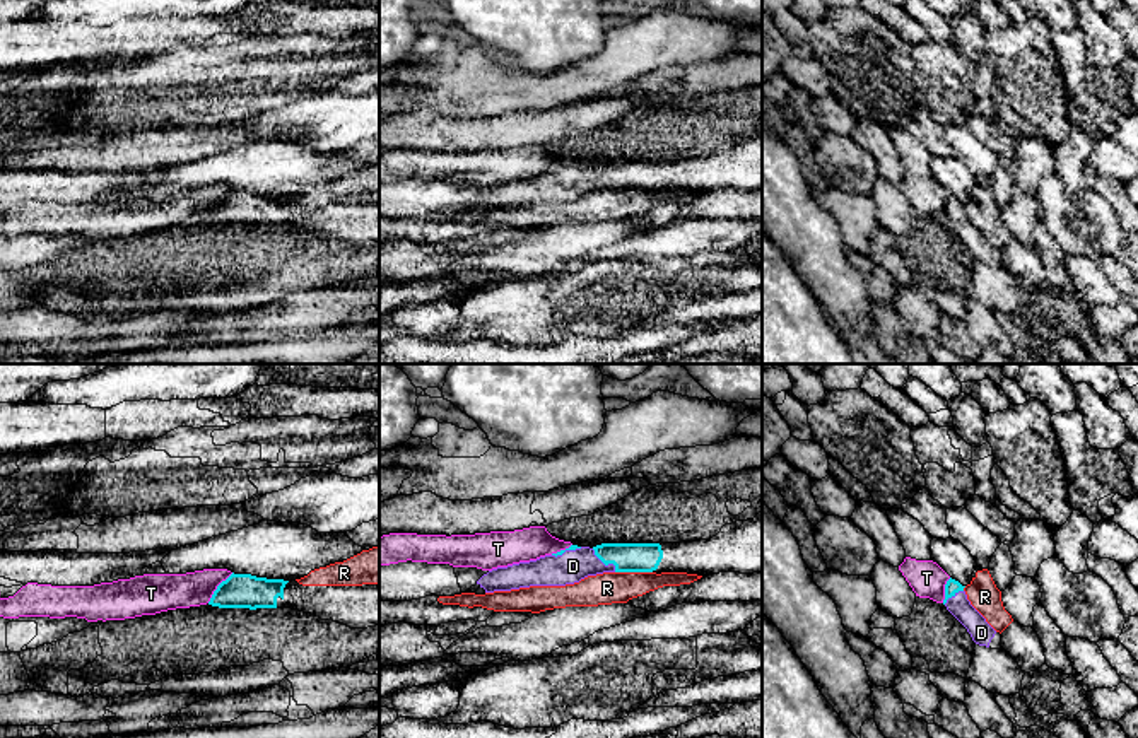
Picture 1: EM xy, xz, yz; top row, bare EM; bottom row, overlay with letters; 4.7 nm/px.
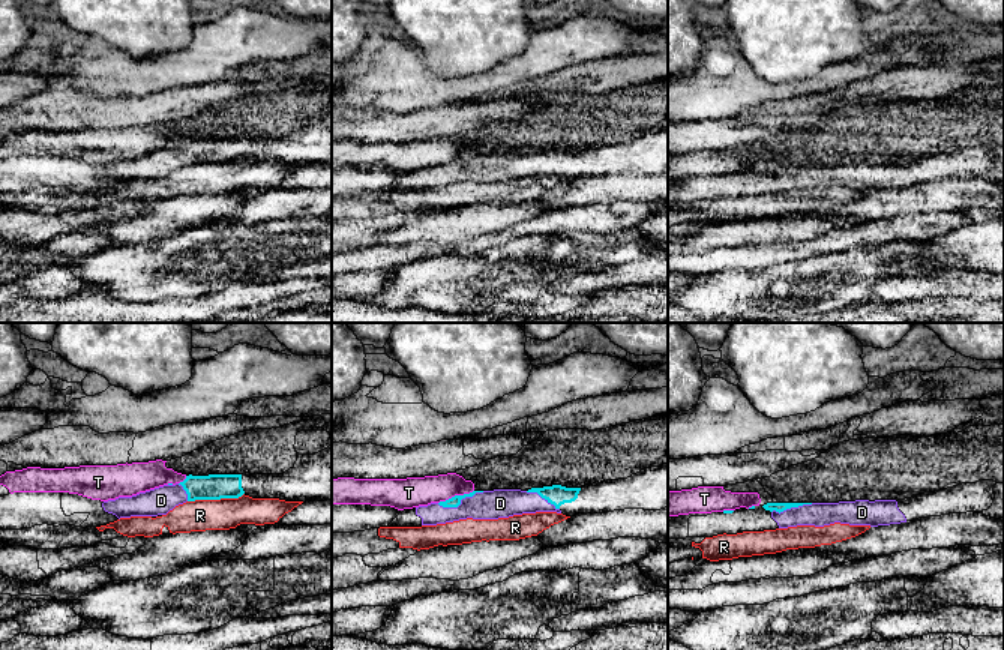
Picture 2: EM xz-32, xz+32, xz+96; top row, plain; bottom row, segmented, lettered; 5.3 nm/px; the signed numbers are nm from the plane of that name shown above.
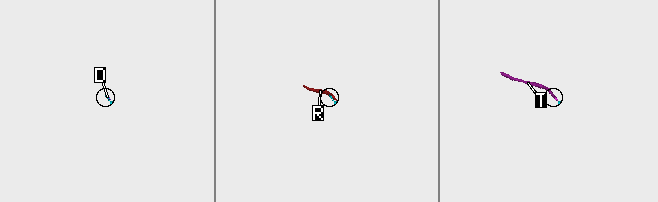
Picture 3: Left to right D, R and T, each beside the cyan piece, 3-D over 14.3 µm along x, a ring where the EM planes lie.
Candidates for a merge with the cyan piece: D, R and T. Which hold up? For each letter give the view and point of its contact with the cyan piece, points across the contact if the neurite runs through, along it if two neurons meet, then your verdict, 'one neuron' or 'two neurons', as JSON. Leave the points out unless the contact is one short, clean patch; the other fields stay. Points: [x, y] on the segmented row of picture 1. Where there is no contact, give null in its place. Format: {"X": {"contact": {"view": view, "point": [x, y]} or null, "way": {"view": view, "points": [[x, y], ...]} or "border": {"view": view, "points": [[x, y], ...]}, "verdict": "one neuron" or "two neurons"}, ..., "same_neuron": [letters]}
{"D": {"contact": {"view": "xz", "point": [605, 564]}, "verdict": "one neuron"}, "R": {"contact": {"view": "xz", "point": [634, 571]}, "verdict": "two neurons"}, "T": {"contact": {"view": "xy", "point": [217, 586]}, "verdict": "two neurons"}, "same_neuron": ["D"]}

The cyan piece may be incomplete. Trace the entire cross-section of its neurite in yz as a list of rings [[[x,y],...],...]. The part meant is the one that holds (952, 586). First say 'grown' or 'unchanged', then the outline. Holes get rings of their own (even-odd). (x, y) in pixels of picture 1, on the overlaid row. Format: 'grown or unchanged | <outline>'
grown | [[[948,579],[945,584],[945,600],[943,605],[947,610],[967,629],[972,641],[979,646],[991,649],[1001,647],[1001,634],[996,632],[986,618],[971,605],[967,594],[955,579]]]

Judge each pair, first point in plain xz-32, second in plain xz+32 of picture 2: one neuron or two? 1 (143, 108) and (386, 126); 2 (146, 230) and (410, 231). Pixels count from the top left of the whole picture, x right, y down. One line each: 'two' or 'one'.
1: one
2: one

